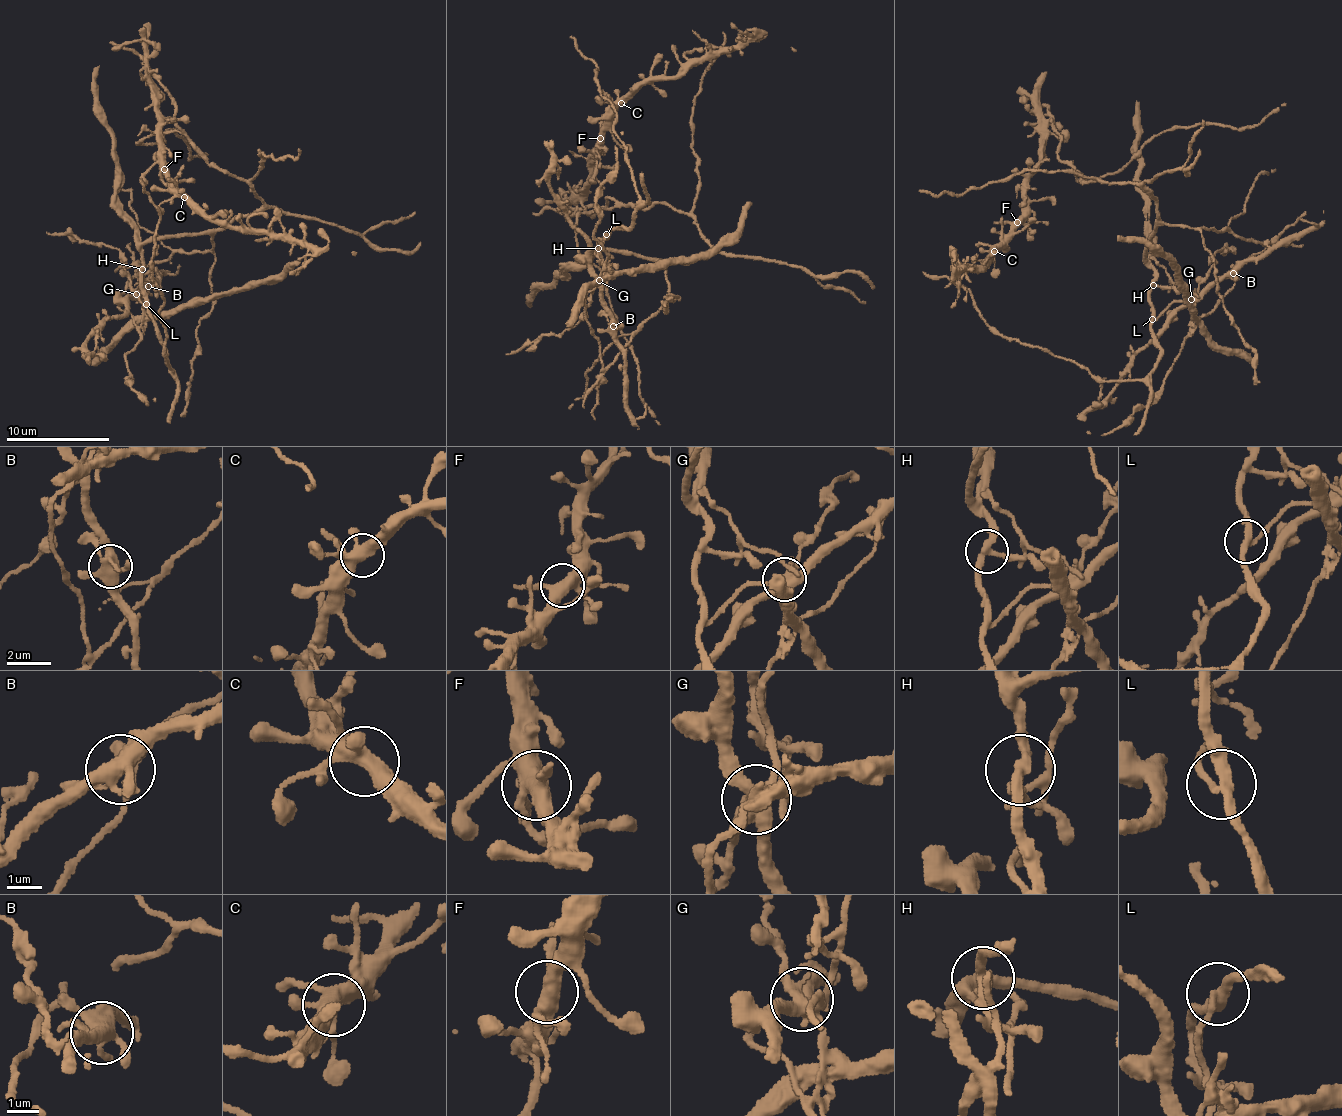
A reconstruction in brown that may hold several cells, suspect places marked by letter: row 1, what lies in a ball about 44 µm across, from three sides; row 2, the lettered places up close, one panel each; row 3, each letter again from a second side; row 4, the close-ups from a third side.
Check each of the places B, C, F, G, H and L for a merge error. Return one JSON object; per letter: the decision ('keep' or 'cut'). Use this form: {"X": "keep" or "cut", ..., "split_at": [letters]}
{"B": "keep", "C": "keep", "F": "keep", "G": "cut", "H": "cut", "L": "cut", "split_at": ["G", "H", "L"]}

